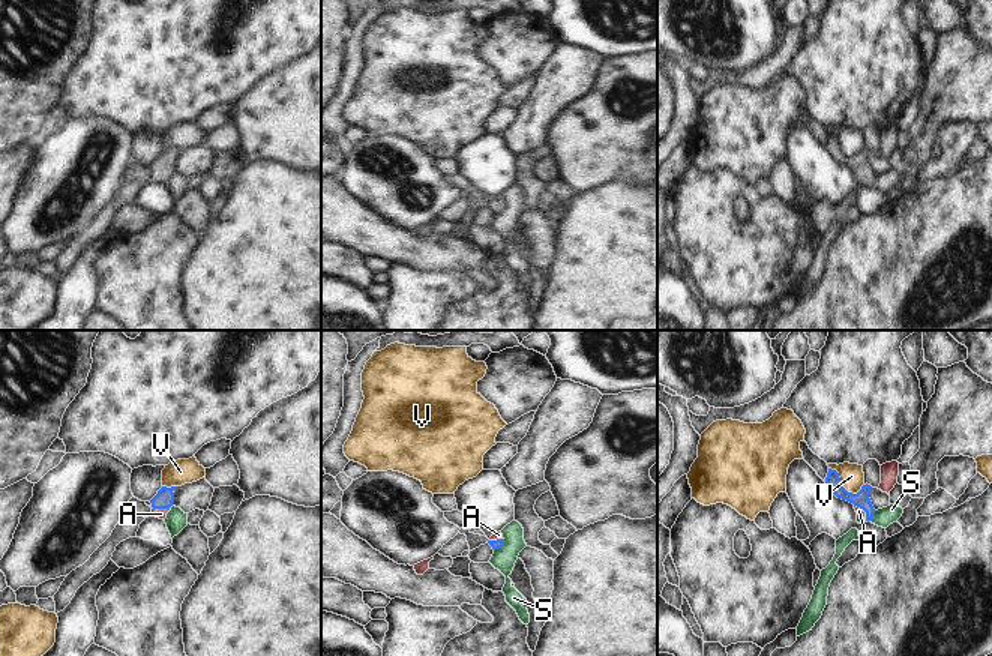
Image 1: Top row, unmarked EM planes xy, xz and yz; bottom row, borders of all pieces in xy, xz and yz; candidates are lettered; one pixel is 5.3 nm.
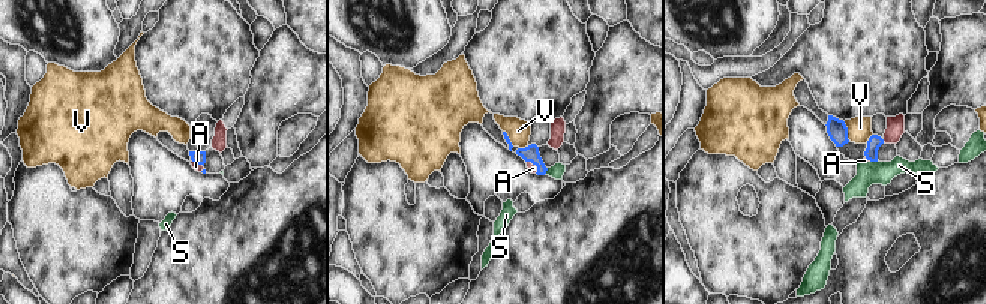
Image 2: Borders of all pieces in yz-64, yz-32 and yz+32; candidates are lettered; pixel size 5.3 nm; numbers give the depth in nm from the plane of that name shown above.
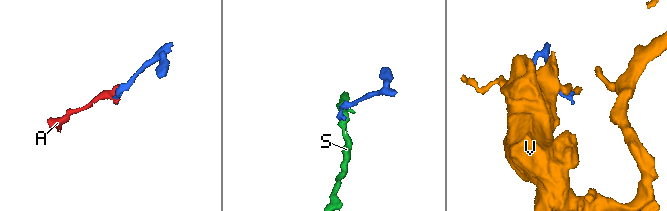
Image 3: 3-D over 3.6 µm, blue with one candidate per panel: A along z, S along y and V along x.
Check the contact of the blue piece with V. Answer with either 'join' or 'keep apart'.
keep apart

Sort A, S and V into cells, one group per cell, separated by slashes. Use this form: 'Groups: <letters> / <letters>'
Groups: A / S / V.

